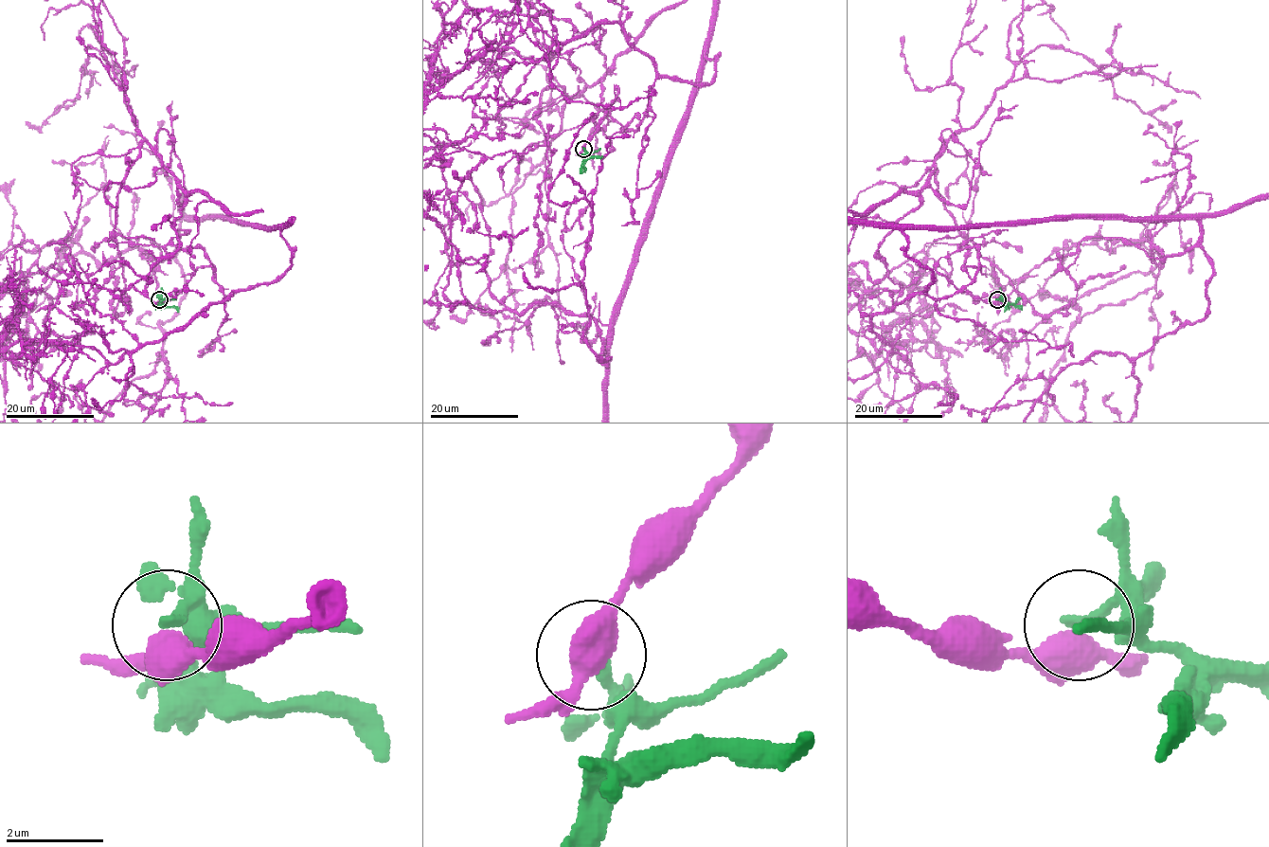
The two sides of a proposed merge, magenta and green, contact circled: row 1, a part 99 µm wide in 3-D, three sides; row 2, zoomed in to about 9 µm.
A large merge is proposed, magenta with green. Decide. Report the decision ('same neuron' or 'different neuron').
different neuron

